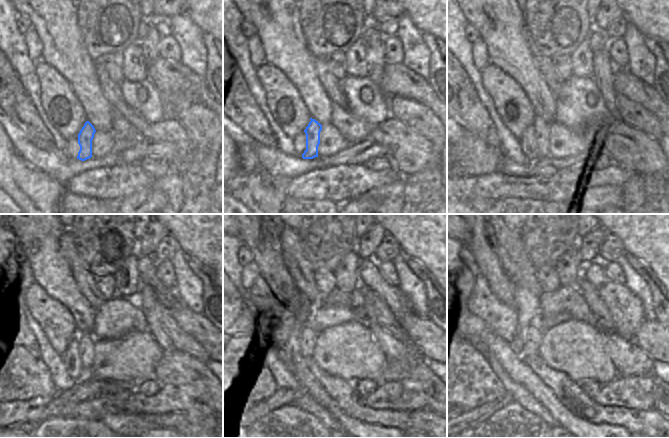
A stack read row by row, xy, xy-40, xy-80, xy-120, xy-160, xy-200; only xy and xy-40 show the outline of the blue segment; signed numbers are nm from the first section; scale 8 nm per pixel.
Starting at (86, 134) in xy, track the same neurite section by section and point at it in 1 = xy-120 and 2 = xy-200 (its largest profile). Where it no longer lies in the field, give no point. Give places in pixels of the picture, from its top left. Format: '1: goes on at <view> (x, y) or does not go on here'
1: goes on at xy-120 (85, 341)
2: goes on at xy-200 (532, 335)

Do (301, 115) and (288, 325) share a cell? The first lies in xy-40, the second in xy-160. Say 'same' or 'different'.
same

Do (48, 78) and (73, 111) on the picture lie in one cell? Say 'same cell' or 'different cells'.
same cell

